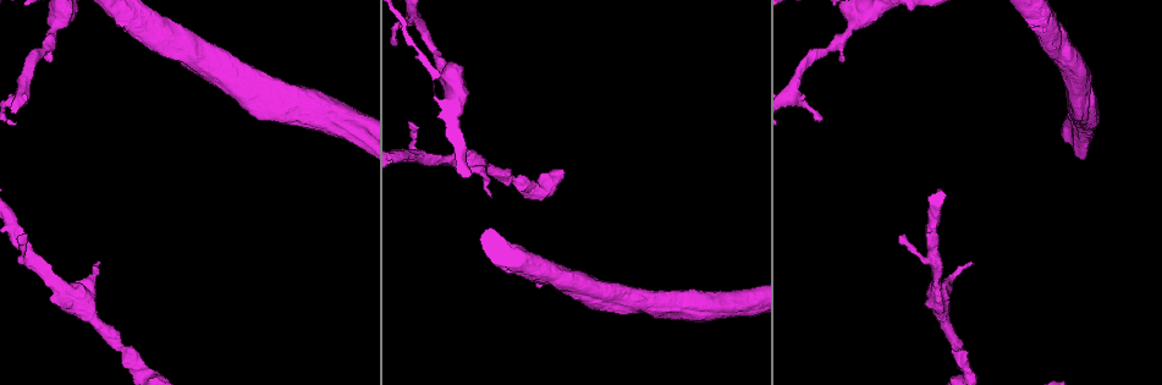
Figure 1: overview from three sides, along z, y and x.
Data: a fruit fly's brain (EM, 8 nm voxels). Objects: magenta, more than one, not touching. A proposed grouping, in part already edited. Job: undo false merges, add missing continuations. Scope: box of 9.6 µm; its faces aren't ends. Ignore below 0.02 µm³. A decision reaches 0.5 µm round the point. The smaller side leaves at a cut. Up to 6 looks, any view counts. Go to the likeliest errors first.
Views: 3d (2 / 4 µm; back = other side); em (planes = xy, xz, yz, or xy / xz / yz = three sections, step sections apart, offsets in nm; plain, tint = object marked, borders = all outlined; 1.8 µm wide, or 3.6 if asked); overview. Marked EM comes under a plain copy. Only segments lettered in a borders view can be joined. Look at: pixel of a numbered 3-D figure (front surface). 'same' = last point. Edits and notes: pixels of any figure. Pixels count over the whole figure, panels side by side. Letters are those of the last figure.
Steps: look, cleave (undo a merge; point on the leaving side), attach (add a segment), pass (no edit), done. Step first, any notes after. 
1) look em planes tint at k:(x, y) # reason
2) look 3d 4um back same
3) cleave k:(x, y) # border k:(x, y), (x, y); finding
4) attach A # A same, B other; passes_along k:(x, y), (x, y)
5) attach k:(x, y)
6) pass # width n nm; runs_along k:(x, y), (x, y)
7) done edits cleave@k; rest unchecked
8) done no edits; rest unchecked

look em yz step 16 borders at 1:(972, 263) # tapers out

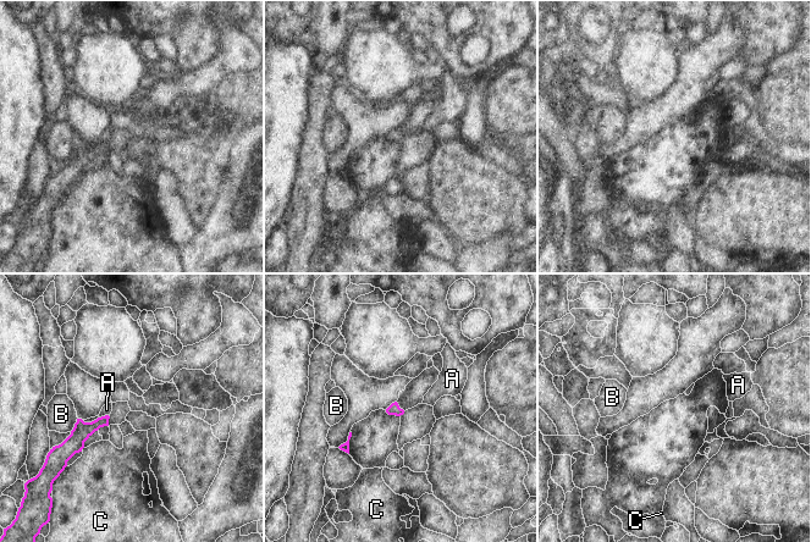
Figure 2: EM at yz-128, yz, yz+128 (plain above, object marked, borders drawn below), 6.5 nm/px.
look em planes borders same

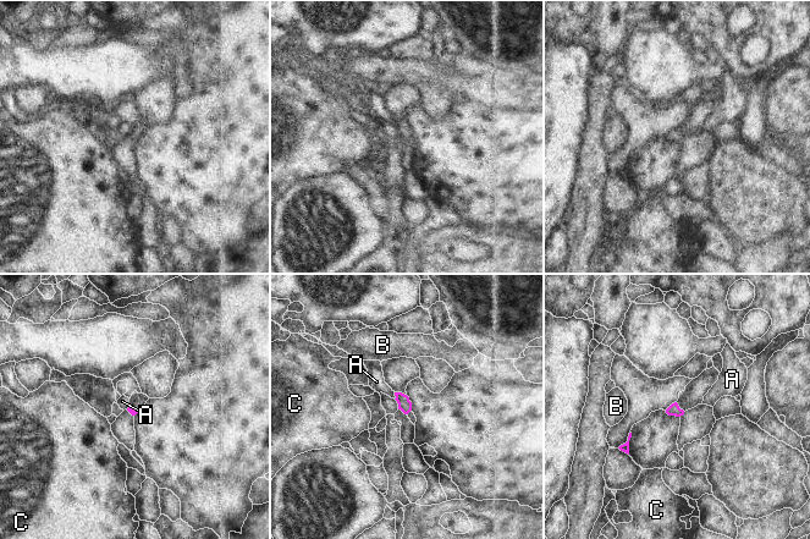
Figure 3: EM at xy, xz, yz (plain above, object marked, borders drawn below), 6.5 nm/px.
pass # longest_contact A 50 nm; A other, B other, C other; border 3:(394, 392), (395, 399); none of them fits

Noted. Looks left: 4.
look em yz step 4 borders at 1:(24, 236) # tapers out

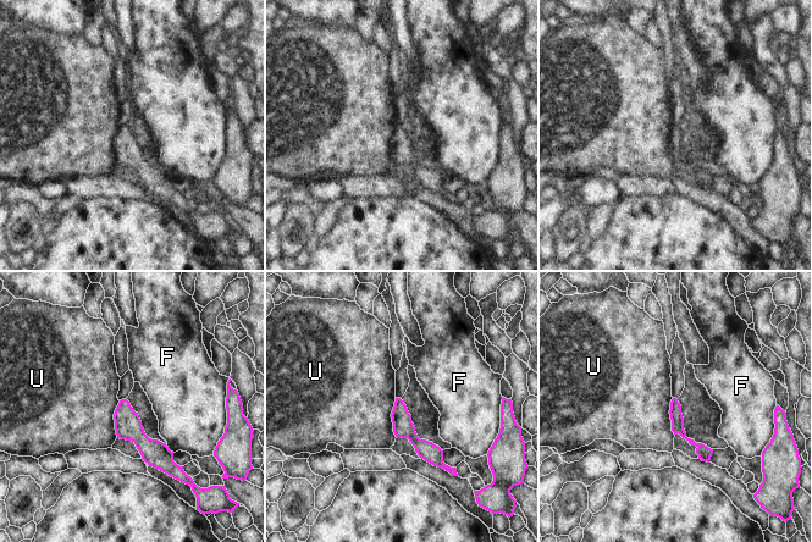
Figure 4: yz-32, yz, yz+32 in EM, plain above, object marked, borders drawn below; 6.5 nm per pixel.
pass # longest_contact U 260 nm; F other, U other; border 4:(395, 398), (391, 421), (397, 437); no lettered segment goes on from it

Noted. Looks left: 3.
look em 3.6um xy step 4 tint at 1:(844, 61) # an open end

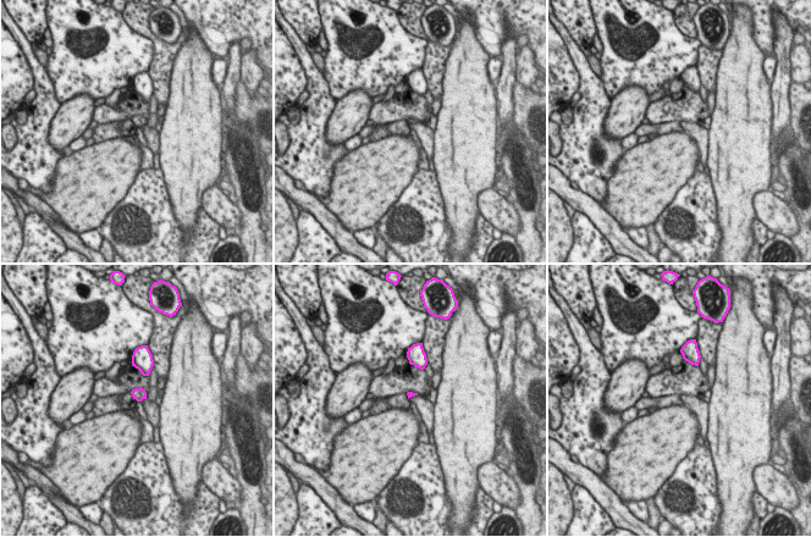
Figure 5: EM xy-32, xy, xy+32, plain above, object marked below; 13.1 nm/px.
look em 3.6um planes borders same

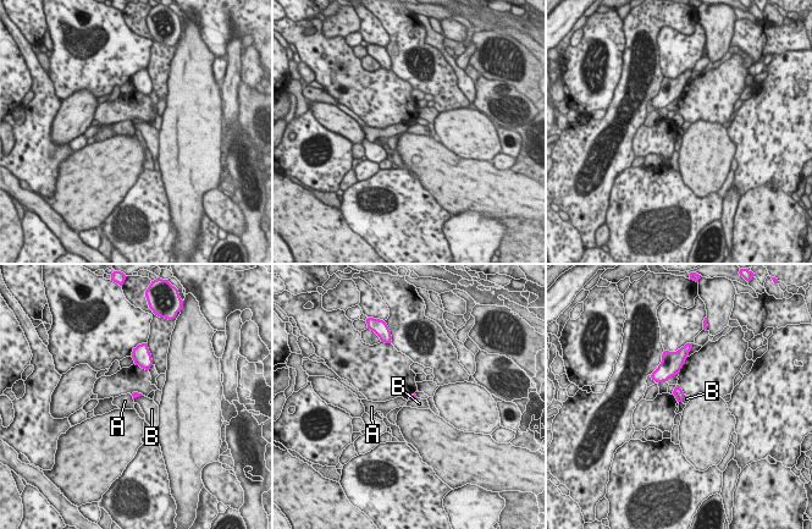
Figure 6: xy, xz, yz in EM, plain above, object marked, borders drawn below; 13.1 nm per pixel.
pass # longest_contact B 140 nm; A other, B other; border 6:(142, 395), (133, 398); none of them fits

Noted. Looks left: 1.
done no edits; rest unchecked

